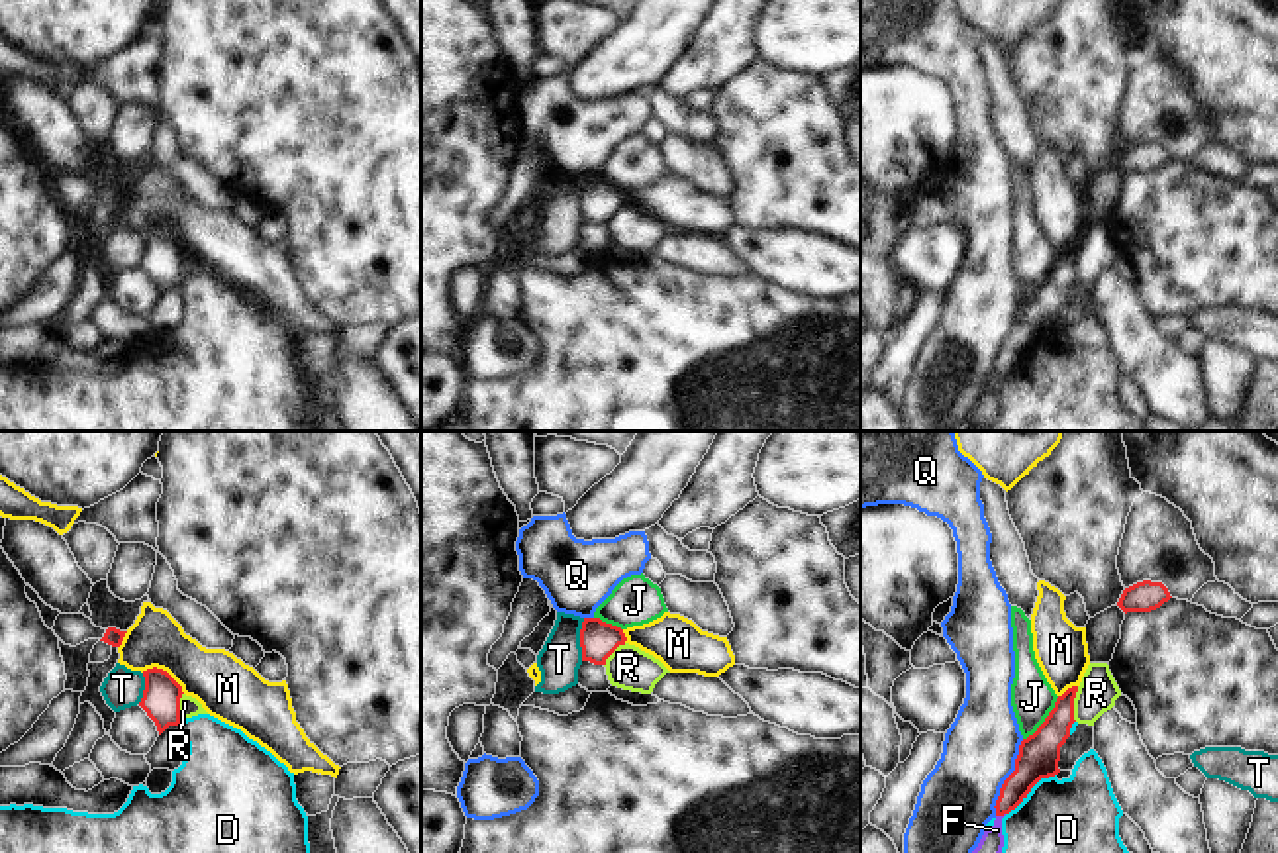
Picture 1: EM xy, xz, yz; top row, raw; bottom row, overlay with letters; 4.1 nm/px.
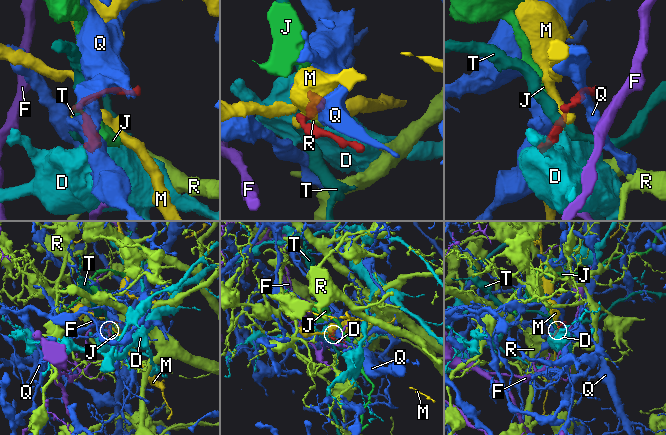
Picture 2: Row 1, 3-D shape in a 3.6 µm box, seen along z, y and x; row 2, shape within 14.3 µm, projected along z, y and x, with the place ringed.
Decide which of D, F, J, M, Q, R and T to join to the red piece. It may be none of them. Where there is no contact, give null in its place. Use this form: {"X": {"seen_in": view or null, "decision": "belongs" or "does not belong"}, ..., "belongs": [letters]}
{"D": {"seen_in": "yz", "decision": "does not belong"}, "F": {"seen_in": "yz", "decision": "does not belong"}, "J": {"seen_in": "yz", "decision": "does not belong"}, "M": {"seen_in": "xy", "decision": "does not belong"}, "Q": {"seen_in": "yz", "decision": "does not belong"}, "R": {"seen_in": "yz", "decision": "does not belong"}, "T": {"seen_in": "xz", "decision": "does not belong"}, "belongs": []}

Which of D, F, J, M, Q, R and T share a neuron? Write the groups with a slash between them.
D / F / J / M / Q / R / T

